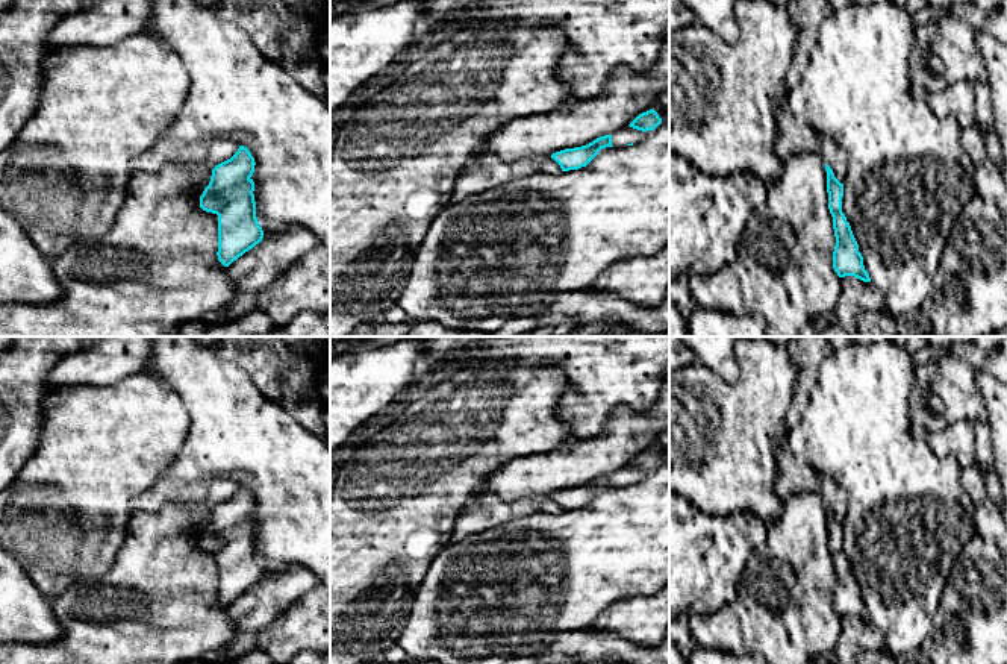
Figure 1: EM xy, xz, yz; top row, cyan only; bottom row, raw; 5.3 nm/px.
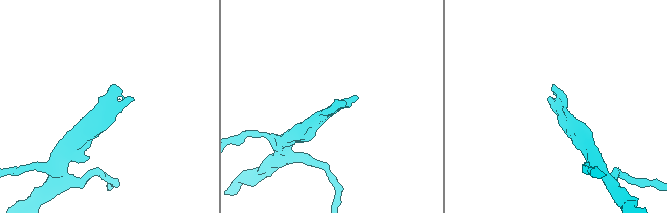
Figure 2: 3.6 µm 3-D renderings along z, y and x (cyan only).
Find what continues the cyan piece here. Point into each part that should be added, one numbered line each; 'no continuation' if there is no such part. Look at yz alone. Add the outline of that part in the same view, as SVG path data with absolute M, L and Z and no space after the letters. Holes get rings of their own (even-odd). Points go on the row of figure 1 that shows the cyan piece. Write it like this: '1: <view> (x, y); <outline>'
no continuation

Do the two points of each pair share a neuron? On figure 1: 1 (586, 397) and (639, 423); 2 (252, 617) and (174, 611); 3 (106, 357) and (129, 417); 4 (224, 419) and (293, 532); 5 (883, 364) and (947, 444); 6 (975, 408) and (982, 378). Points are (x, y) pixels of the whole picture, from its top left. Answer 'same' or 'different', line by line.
1: different
2: different
3: different
4: same
5: different
6: different

